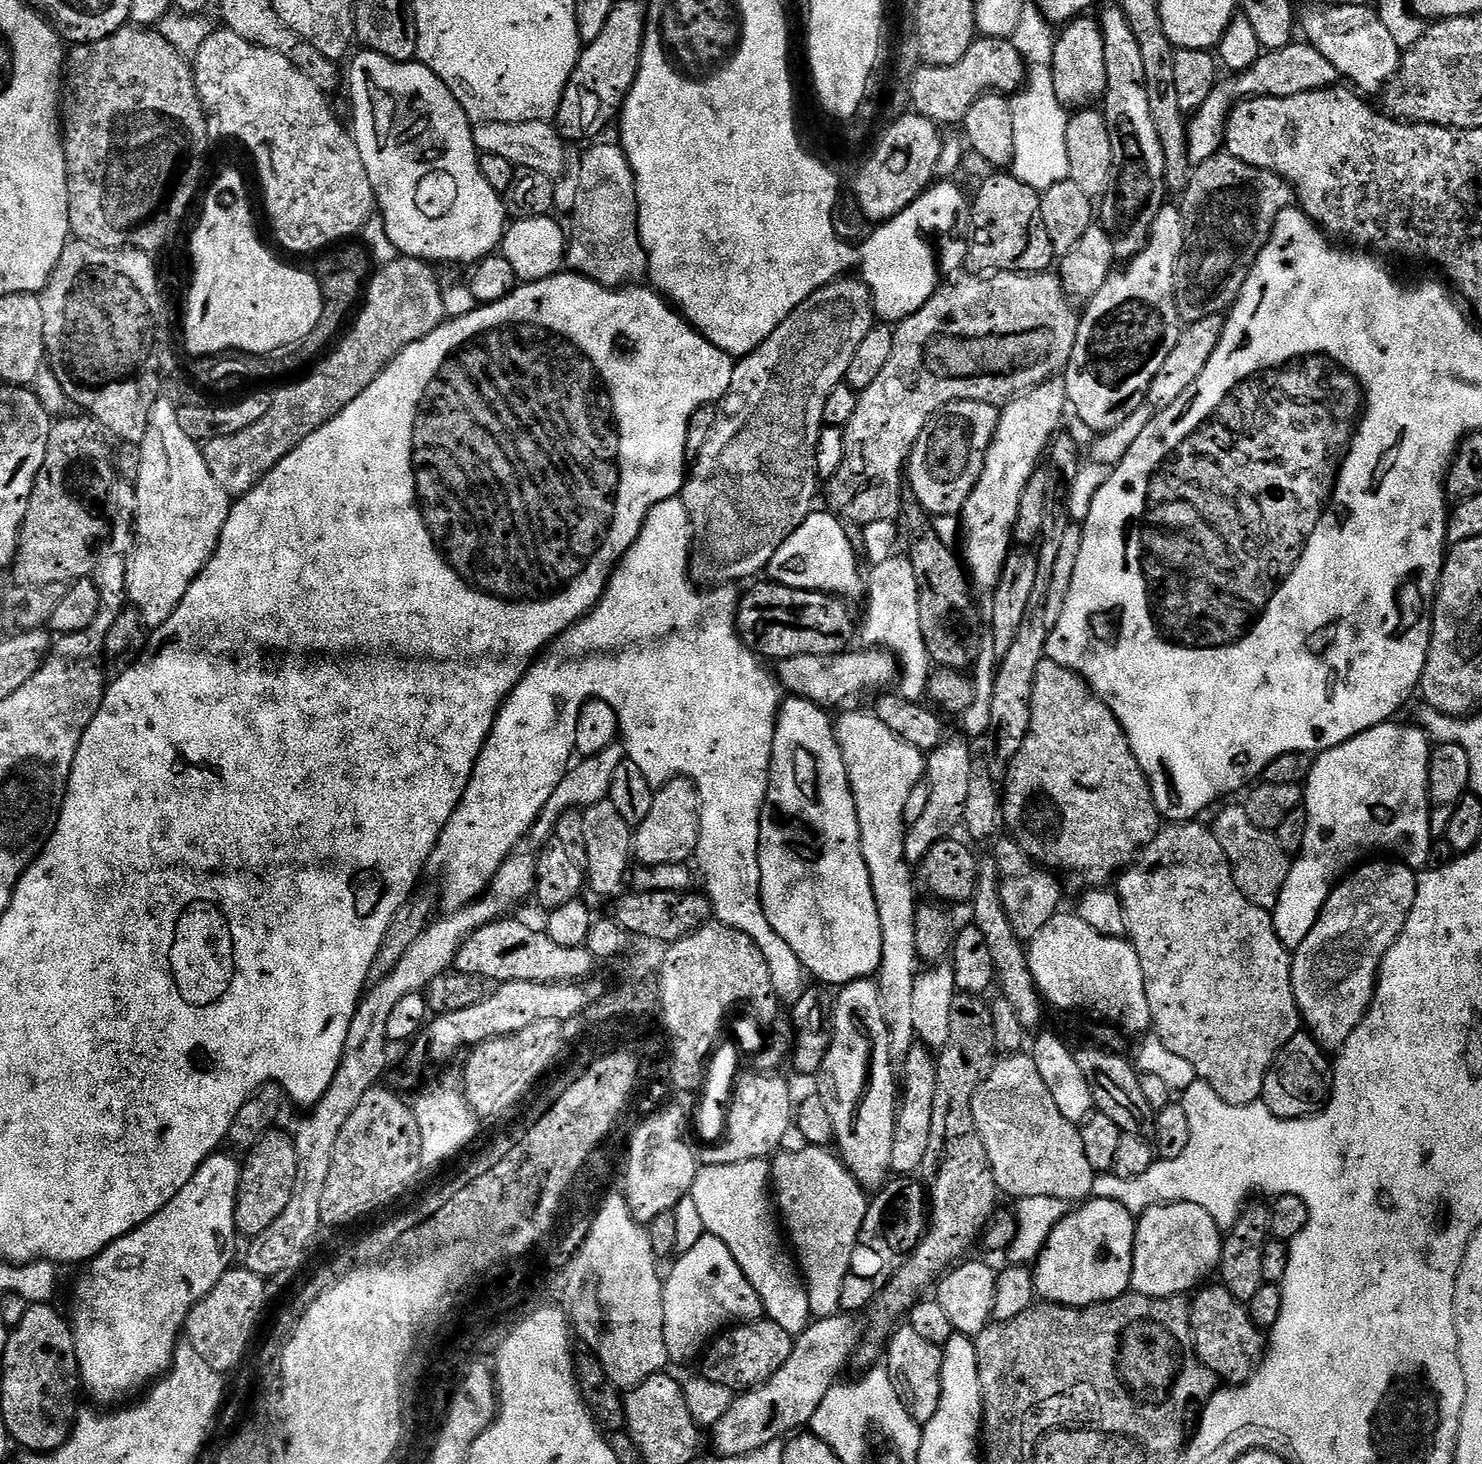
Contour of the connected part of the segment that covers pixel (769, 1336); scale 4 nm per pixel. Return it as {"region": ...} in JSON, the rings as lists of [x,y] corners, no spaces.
{"region":[[[767,1318],[745,1322],[719,1333],[707,1345],[699,1361],[701,1364],[698,1372],[699,1375],[710,1378],[710,1382],[718,1382],[733,1390],[757,1388],[771,1376],[778,1374],[778,1370],[782,1370],[786,1358],[790,1358],[793,1343],[794,1337],[782,1330],[778,1322]]]}

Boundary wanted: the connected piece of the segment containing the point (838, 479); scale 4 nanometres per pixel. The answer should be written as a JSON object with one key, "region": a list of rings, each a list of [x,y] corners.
{"region":[[[1055,271],[963,275],[957,280],[945,279],[937,288],[936,293],[917,312],[910,314],[895,325],[894,347],[890,350],[890,359],[886,361],[886,370],[882,370],[882,374],[878,374],[878,378],[874,378],[874,382],[870,382],[870,386],[865,392],[859,393],[858,410],[854,410],[854,418],[850,418],[850,422],[843,427],[846,438],[846,458],[842,458],[842,466],[838,469],[838,474],[834,474],[834,478],[826,481],[826,488],[828,488],[826,508],[827,511],[835,514],[841,521],[847,522],[849,525],[863,526],[872,522],[895,521],[897,519],[900,514],[900,494],[906,487],[906,465],[908,457],[912,455],[912,447],[918,442],[926,422],[930,422],[933,416],[945,406],[959,400],[977,400],[1003,406],[1009,400],[1013,400],[1015,396],[1020,396],[1032,388],[1037,388],[1039,384],[1045,384],[1048,380],[1059,377],[1068,367],[1070,354],[1074,350],[1074,342],[1078,338],[1081,313],[1078,308],[1076,312],[1075,306],[1072,305],[1075,304],[1073,297],[1068,295],[1068,291]]]}

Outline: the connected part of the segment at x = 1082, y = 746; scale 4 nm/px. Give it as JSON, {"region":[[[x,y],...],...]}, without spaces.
{"region":[[[1045,659],[1038,662],[1038,674],[1034,674],[1034,694],[1032,695],[1032,717],[1030,718],[1030,730],[1026,734],[1026,742],[1022,750],[1014,758],[1014,762],[1008,767],[1008,774],[1002,781],[1002,820],[1008,828],[1011,837],[1022,846],[1025,853],[1037,864],[1059,874],[1068,876],[1068,880],[1079,890],[1089,888],[1102,888],[1113,883],[1114,878],[1119,877],[1141,855],[1142,850],[1147,849],[1148,843],[1153,840],[1162,827],[1160,811],[1156,809],[1156,803],[1152,797],[1152,791],[1148,785],[1146,774],[1142,766],[1138,766],[1138,758],[1134,758],[1134,750],[1130,750],[1130,742],[1114,714],[1102,702],[1102,698],[1096,696],[1096,692],[1084,680],[1083,676],[1071,672],[1066,666],[1058,666],[1058,662]]]}

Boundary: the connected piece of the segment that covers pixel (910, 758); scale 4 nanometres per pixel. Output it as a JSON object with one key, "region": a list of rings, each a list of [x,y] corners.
{"region":[[[864,711],[840,712],[835,717],[834,727],[842,750],[842,758],[846,762],[846,774],[852,787],[852,797],[858,814],[862,858],[866,862],[866,870],[874,890],[878,922],[882,926],[882,958],[878,973],[878,983],[882,994],[882,1012],[886,1014],[888,1031],[892,1034],[893,1057],[903,1058],[918,1040],[913,1021],[913,991],[918,975],[918,967],[916,968],[918,955],[915,944],[918,901],[916,902],[916,888],[912,885],[914,868],[908,863],[904,853],[906,831],[904,811],[906,801],[910,799],[910,790],[914,790],[914,786],[918,786],[925,779],[926,756],[914,746],[902,742],[902,738],[898,738],[898,734],[894,734],[894,730],[890,730],[890,726],[886,726],[886,722],[882,722],[871,711]]]}

